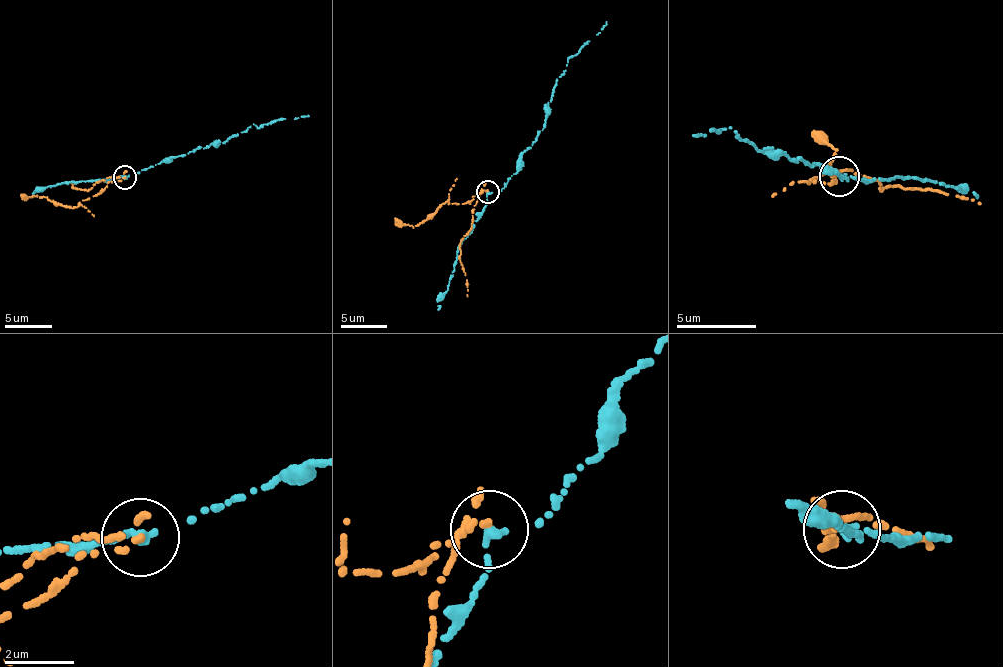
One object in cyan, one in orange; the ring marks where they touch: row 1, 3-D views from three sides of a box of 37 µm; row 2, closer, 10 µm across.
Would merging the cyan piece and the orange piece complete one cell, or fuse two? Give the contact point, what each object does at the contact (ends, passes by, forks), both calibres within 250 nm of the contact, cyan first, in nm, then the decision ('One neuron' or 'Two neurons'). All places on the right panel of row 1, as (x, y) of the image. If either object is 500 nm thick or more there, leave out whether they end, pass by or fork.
Place: (839, 176). At the ring cyan passes by. At the ring orange ends. Thickness 180 nm (cyan) against 150 nm. Two neurons

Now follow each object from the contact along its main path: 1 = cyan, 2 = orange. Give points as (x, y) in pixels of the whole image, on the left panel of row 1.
1: (125, 176), (215, 144), (249, 125), (308, 115)
2: (125, 177), (107, 182), (76, 207), (22, 196)

